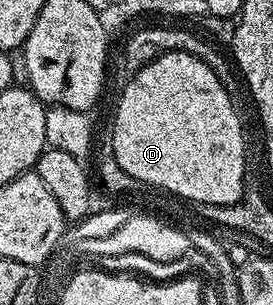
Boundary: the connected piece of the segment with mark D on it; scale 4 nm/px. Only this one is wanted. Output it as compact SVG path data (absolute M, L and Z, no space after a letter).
M170 52L162 53L149 65L131 73L127 78L129 79L128 85L121 90L120 97L116 100L116 117L112 120L112 136L110 136L110 143L114 146L114 158L118 162L118 166L122 166L122 170L126 170L126 174L130 174L141 185L148 184L148 186L156 188L160 182L163 182L164 188L176 188L182 193L184 202L238 203L246 189L246 183L244 183L244 124L240 121L239 114L236 113L238 104L232 101L230 95L223 89L222 82L216 77L214 70L198 57L191 56L190 53Z

